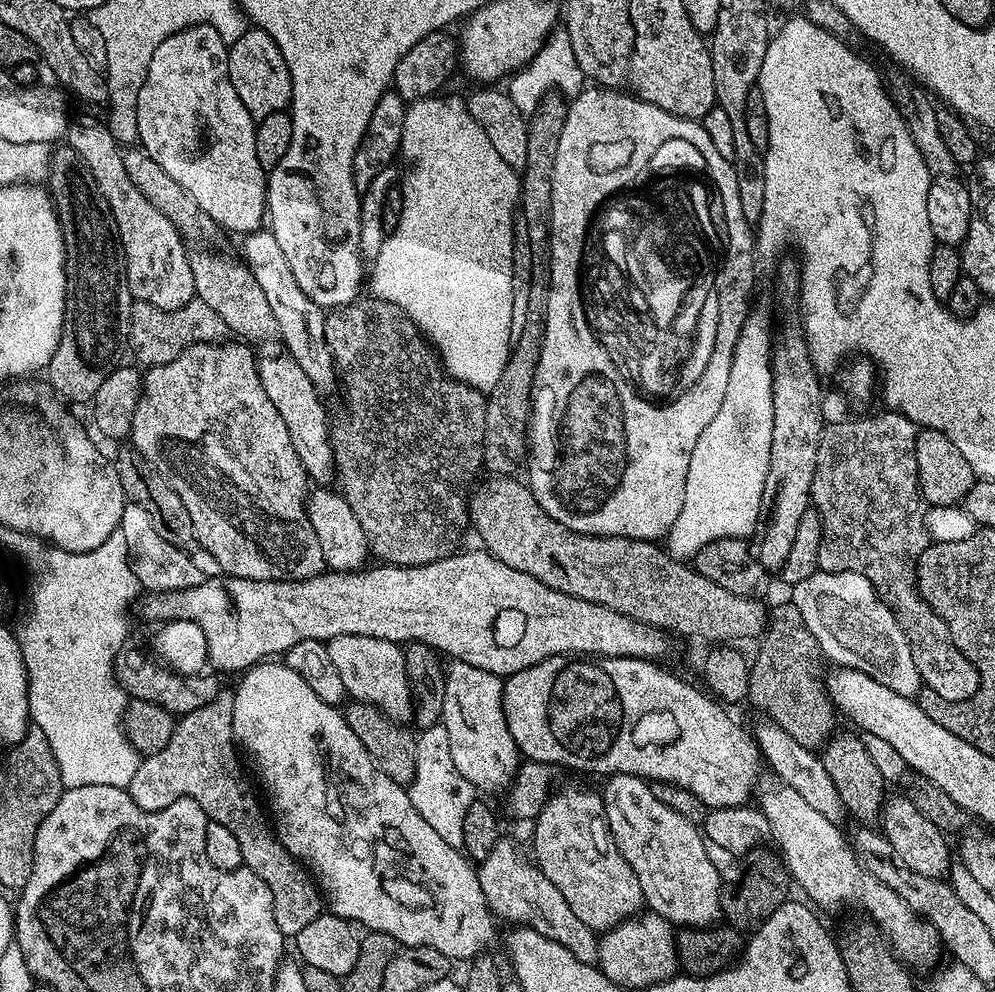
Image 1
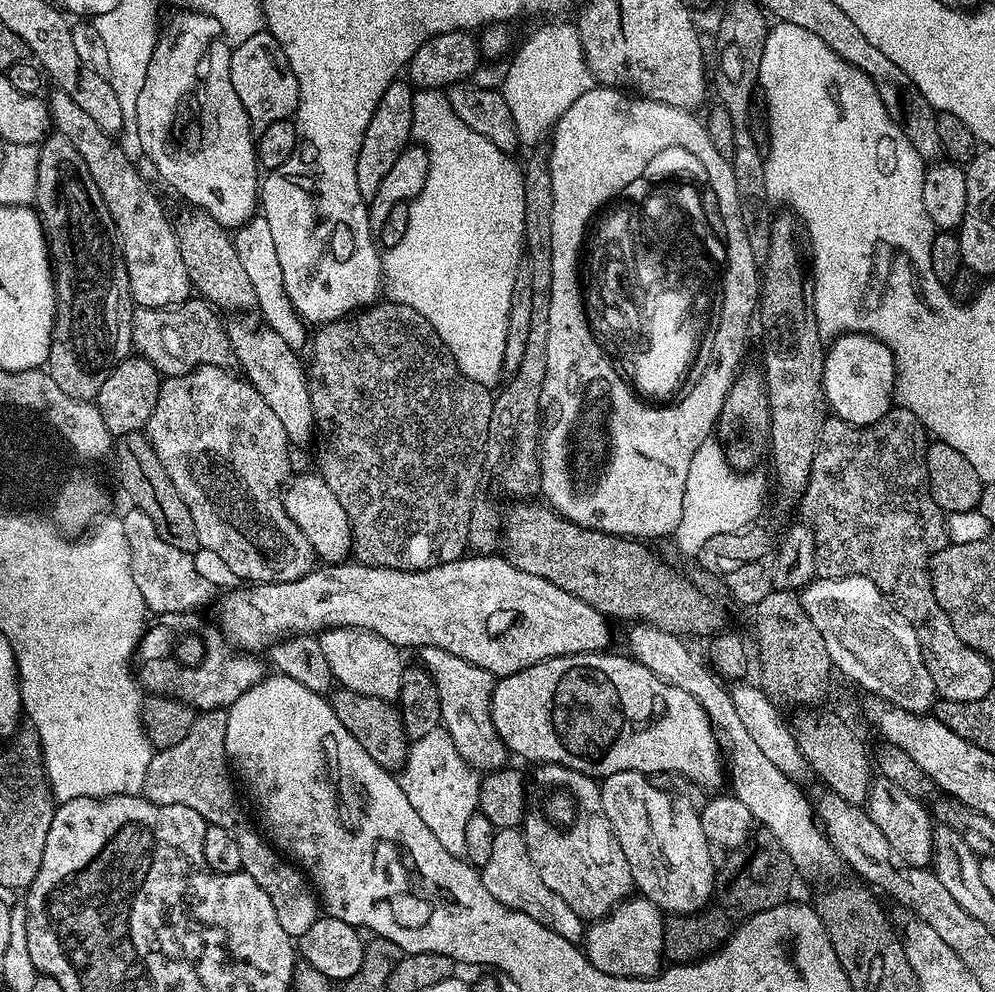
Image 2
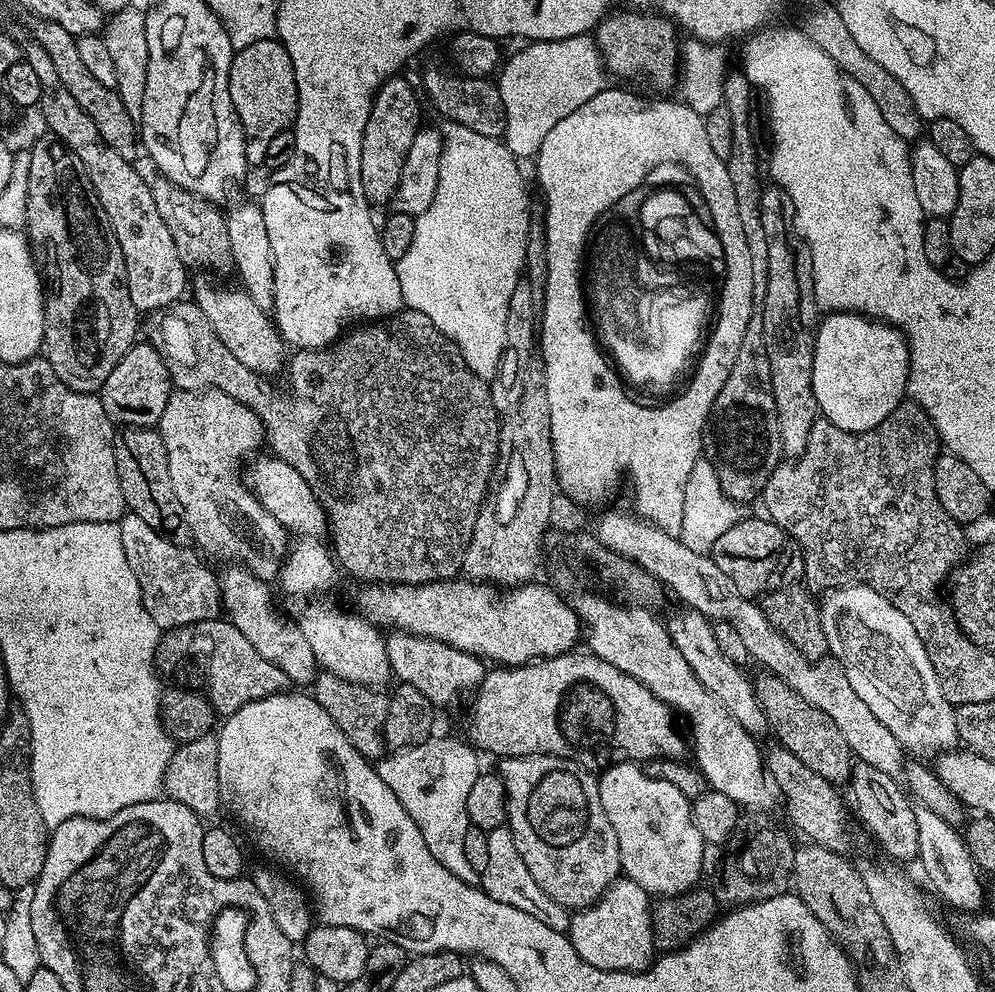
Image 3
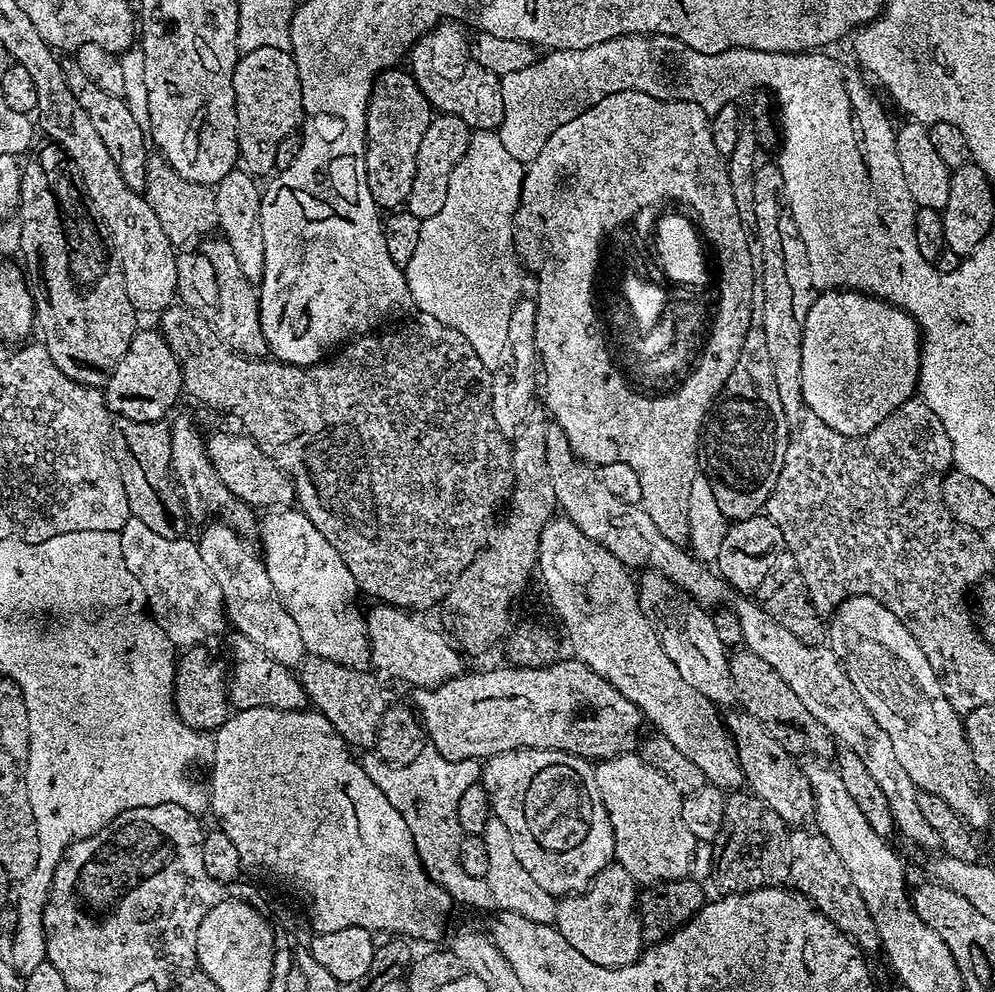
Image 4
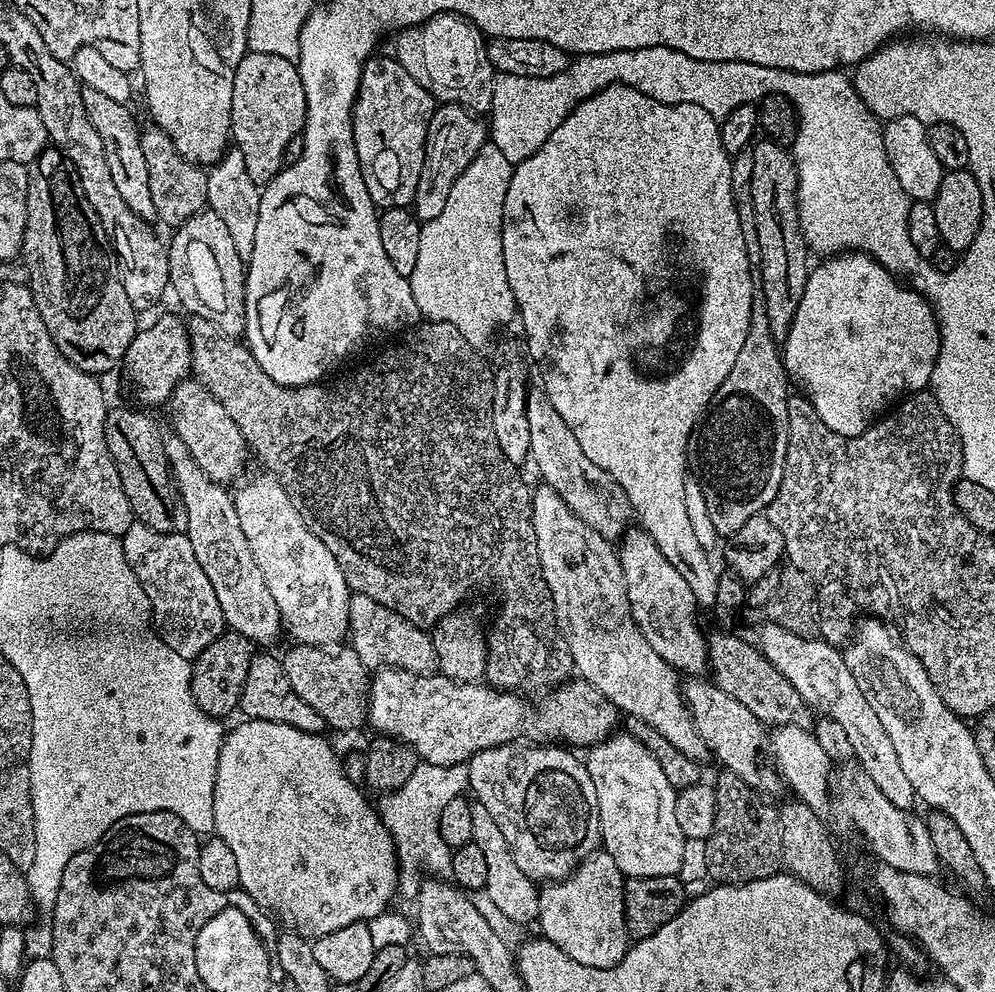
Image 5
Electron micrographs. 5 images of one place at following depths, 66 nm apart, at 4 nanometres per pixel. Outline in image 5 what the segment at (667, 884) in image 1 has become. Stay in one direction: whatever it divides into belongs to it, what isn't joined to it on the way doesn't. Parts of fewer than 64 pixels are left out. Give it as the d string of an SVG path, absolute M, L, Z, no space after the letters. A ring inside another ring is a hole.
M631 734L620 735L609 736L595 745L586 756L588 773L598 794L603 851L608 852L614 862L618 862L618 870L625 877L675 876L682 866L685 843L682 826L678 826L678 814L674 814L677 789L670 786L666 774L662 774L662 766L658 766L658 758L654 758L654 754L650 754L650 750L642 746L642 742L638 742Z

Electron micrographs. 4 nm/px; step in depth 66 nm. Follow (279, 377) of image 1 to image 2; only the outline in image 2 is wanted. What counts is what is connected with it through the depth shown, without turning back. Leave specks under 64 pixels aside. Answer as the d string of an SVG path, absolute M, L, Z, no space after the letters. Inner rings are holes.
M236 314L227 321L228 341L232 347L235 363L244 367L243 375L266 398L266 406L278 414L282 430L286 430L293 445L308 444L314 440L316 419L310 402L308 373L305 361L300 361L297 349L286 346L286 342L269 324L256 314Z

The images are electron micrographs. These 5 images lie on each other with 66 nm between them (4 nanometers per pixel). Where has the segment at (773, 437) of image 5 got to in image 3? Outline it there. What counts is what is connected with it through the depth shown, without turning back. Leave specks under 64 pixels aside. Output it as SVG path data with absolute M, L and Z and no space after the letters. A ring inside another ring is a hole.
M752 324L752 332L746 332L742 337L742 346L738 346L738 354L734 357L734 370L730 370L730 378L726 378L726 386L722 386L722 390L718 390L718 398L712 407L712 413L708 415L708 427L704 430L704 443L702 452L710 461L713 468L718 474L718 482L722 486L722 490L728 496L729 500L743 502L743 500L752 500L763 493L766 482L770 478L770 474L774 474L774 470L782 462L782 438L780 437L780 423L778 422L778 406L774 406L774 390L770 382L770 357L766 355L766 338L760 328L756 328L756 324Z

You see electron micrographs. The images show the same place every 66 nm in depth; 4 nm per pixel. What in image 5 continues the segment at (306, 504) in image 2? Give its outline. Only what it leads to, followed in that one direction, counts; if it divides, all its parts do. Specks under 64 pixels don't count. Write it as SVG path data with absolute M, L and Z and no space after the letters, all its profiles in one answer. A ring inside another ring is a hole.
M189 378L183 380L174 390L170 401L172 408L172 424L174 435L186 442L186 450L190 450L190 458L202 466L215 484L225 486L231 485L231 480L241 479L240 471L244 468L248 456L250 460L250 449L247 442L242 438L242 430L234 426L234 418L226 414L226 406L210 394L210 390L201 380Z

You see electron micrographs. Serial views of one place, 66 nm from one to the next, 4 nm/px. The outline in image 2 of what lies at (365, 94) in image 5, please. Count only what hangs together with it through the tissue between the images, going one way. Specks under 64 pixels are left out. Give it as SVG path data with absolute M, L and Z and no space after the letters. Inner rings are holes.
M397 82L389 86L386 94L378 98L378 106L374 106L374 114L370 118L370 126L366 126L366 134L362 138L362 146L358 150L358 190L370 202L374 194L378 194L378 186L386 174L390 174L394 162L398 162L398 154L409 147L412 134L412 93L413 85L408 82Z

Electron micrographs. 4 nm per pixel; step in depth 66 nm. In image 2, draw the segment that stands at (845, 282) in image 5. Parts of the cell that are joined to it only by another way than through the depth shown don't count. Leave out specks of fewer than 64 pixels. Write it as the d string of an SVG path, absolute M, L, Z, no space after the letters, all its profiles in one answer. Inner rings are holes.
M845 332L827 345L824 354L824 399L831 415L858 427L878 422L894 407L896 367L892 351L865 332Z

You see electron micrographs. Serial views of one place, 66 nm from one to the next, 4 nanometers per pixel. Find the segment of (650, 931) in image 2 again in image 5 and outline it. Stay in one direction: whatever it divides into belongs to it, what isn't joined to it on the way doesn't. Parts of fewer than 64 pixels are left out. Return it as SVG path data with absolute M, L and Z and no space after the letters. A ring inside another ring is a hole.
M597 850L588 856L569 876L563 880L548 882L540 888L540 915L538 925L542 931L543 939L554 942L574 962L582 962L582 966L595 968L612 968L623 958L630 947L630 937L624 913L624 881L626 877L618 870L618 862L610 858L610 854Z

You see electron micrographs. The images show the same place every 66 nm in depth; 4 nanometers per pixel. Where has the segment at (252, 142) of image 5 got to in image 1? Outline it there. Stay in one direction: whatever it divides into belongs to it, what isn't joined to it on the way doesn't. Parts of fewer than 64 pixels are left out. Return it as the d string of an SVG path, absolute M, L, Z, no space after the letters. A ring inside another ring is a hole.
M255 26L238 38L228 50L228 69L230 82L234 82L234 90L238 90L238 98L250 110L252 119L259 122L266 114L285 111L292 103L294 81L286 66L286 58L282 58L282 50L270 34Z

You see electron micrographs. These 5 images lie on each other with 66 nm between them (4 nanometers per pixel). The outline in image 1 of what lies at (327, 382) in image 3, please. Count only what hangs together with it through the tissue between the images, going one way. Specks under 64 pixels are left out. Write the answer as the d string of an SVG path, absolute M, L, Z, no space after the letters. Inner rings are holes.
M357 298L349 304L331 309L324 317L326 342L330 346L332 361L336 363L339 387L344 387L344 404L348 413L340 421L331 425L332 449L336 459L336 475L339 491L350 502L350 510L358 514L358 522L362 522L362 530L366 530L368 550L377 561L384 564L399 564L401 568L419 568L421 564L438 562L442 558L453 555L461 547L460 539L464 531L470 528L469 497L464 488L472 484L476 471L484 468L484 435L486 434L486 396L476 388L471 388L448 374L440 357L434 351L423 332L411 318L392 302L375 298ZM198 299L186 302L186 306L178 306L178 310L158 310L158 306L150 306L141 300L136 300L132 305L128 342L131 355L133 352L141 360L141 365L155 366L174 362L182 350L195 344L214 344L223 341L225 336L222 318L218 318L218 314L214 314L214 309L206 306L206 302Z

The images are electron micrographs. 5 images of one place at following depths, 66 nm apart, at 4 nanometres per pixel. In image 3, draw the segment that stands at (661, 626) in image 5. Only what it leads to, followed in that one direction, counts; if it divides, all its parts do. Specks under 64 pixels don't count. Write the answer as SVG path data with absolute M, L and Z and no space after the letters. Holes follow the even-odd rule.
M680 608L676 614L670 618L667 617L666 627L674 642L686 660L687 665L694 670L695 677L702 682L706 690L712 694L730 712L735 721L739 722L744 730L750 733L754 738L769 731L768 719L757 700L755 683L743 673L743 667L734 662L730 662L722 650L718 647L717 639L714 638L711 621L689 608Z

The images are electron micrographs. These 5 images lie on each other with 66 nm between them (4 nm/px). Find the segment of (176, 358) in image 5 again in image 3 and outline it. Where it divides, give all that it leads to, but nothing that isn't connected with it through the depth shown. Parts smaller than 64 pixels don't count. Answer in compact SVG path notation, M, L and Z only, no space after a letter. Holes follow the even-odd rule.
M137 342L120 359L118 366L110 370L110 378L106 378L98 395L106 414L117 425L130 428L151 428L159 425L162 410L166 410L166 402L172 396L173 391L172 376L168 372L162 354L158 354L158 350L154 350L152 344Z

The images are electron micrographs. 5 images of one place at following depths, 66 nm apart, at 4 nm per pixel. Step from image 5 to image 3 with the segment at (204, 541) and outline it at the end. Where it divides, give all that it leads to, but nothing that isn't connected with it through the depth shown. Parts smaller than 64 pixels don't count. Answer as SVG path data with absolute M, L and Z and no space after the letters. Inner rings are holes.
M232 562L227 565L228 569L219 573L220 598L223 611L227 619L231 620L242 634L246 634L246 639L250 641L250 646L266 658L266 662L274 662L282 674L296 686L308 686L318 675L318 665L314 658L314 649L310 647L310 641L306 639L306 634L302 634L299 623L284 616L276 609L276 604L272 601L272 592L269 581L260 580L249 568L242 568L239 564Z

